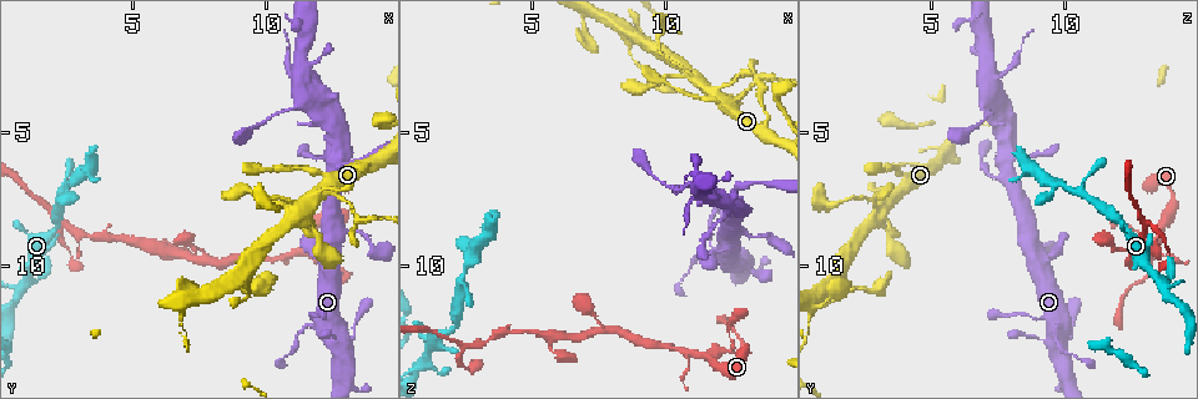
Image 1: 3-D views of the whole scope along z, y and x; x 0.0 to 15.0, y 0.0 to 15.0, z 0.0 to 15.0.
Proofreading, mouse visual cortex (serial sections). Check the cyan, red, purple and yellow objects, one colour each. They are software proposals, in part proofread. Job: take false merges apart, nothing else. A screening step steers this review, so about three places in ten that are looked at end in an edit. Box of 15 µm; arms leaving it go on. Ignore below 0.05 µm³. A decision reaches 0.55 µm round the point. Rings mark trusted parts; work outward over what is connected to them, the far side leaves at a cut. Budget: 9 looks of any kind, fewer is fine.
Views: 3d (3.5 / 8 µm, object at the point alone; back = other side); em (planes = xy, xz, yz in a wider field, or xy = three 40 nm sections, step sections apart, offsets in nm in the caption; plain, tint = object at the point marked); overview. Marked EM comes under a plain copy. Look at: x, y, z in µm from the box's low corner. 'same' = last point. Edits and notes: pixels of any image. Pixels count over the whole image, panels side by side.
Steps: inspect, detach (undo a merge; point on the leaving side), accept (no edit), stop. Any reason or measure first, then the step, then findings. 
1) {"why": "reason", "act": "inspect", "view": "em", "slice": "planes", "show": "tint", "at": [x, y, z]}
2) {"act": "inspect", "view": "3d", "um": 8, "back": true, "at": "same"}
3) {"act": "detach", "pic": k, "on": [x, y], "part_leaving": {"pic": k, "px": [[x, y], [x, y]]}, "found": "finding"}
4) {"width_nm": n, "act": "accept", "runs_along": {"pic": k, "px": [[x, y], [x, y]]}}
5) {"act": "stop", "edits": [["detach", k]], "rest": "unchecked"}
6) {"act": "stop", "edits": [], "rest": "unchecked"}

{"why": "narrows sharply", "act": "inspect", "view": "3d", "um": 8, "at": [3.2, 8.8, 12.9]}

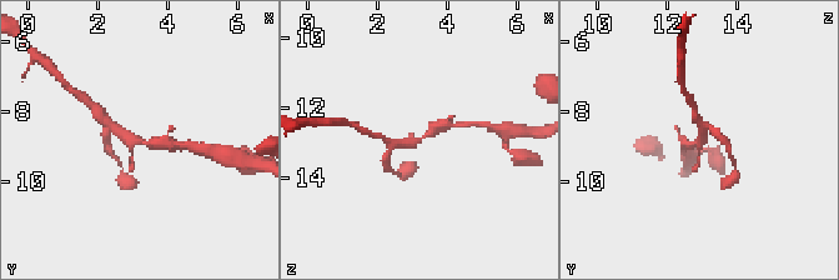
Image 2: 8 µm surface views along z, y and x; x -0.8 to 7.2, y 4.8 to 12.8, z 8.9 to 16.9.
{"act": "inspect", "view": "em", "slice": "xy", "step": 1, "show": "tint", "at": [3.3, 8.9, 12.8]}

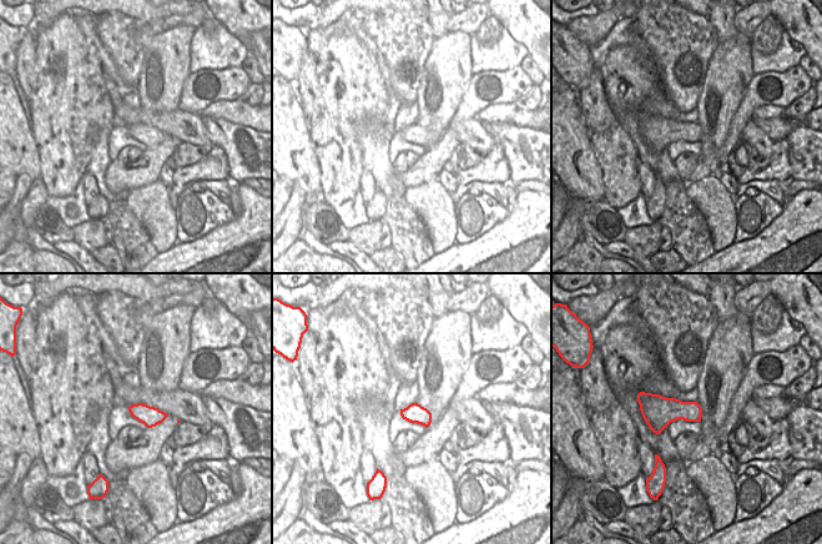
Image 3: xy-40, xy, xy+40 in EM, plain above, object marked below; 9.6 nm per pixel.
{"act": "accept", "runs_along": {"pic": 2, "px": [[176, 145], [131, 140], [112, 126]]}, "found": "continuous, no second cell"}

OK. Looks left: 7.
{"why": "thick turns thin", "act": "inspect", "view": "em", "slice": "planes", "show": "tint", "at": [11.7, 12.0, 9.0]}

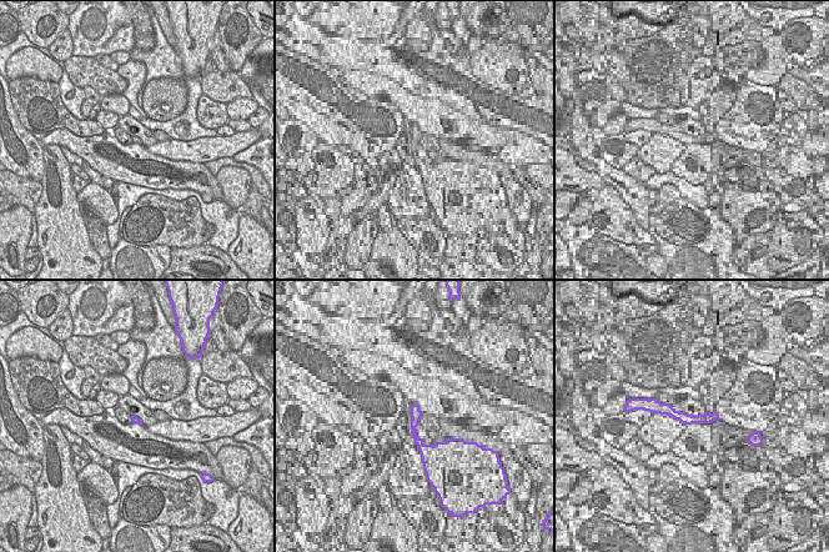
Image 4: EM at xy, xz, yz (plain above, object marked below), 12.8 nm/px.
{"act": "inspect", "view": "3d", "um": 3.5, "at": "same"}

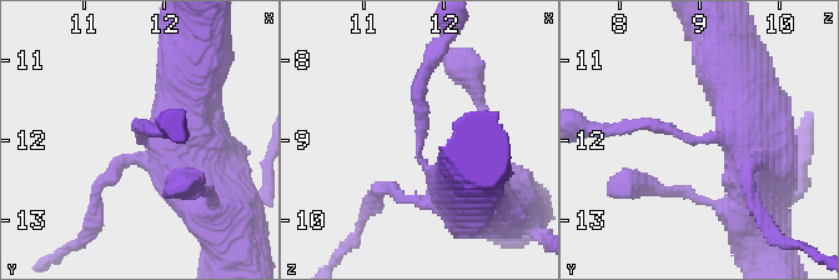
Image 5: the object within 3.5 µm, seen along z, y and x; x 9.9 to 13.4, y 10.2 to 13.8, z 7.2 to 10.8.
{"width_nm": 100, "act": "accept", "runs_along": {"pic": 5, "px": [[461, 183], [418, 158], [430, 61]]}, "found": "continuous, no second cell"}

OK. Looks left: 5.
{"why": "calibre changes", "act": "inspect", "view": "3d", "um": 3.5, "at": [11.3, 7.9, 3.1]}

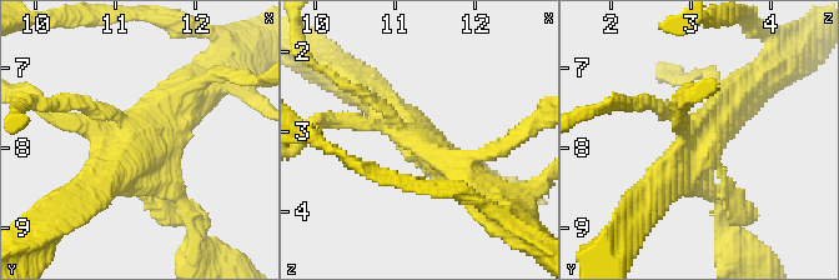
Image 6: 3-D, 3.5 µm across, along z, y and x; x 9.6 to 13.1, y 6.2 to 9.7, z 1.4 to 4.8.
{"act": "inspect", "view": "em", "slice": "xy", "step": 1, "show": "tint", "at": [11.35, 7.95, 3.10]}

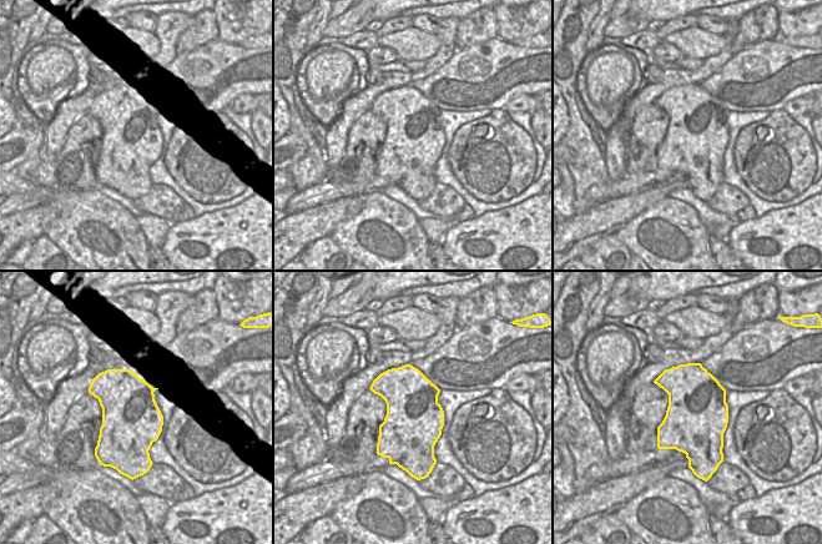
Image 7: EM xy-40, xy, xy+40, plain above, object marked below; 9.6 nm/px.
{"act": "accept", "runs_along": {"pic": 6, "px": [[197, 89], [94, 193]]}, "found": "continuous, no second cell"}

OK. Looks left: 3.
{"why": "sharp bend", "act": "inspect", "view": "3d", "um": 3.5, "at": [13.5, 8.2, 2.9]}

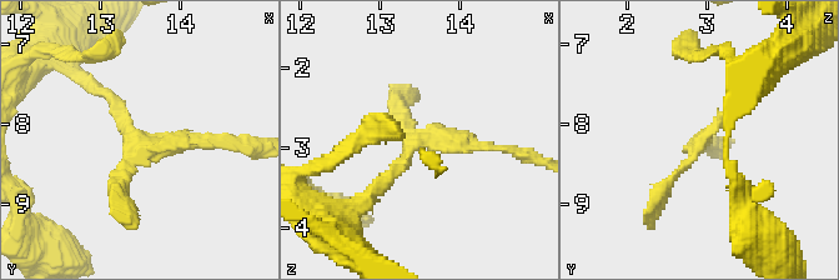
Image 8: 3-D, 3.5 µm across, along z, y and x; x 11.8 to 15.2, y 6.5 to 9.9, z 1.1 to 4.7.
{"act": "inspect", "view": "em", "slice": "xy", "step": 5, "show": "tint", "at": [13.50, 8.20, 2.90]}

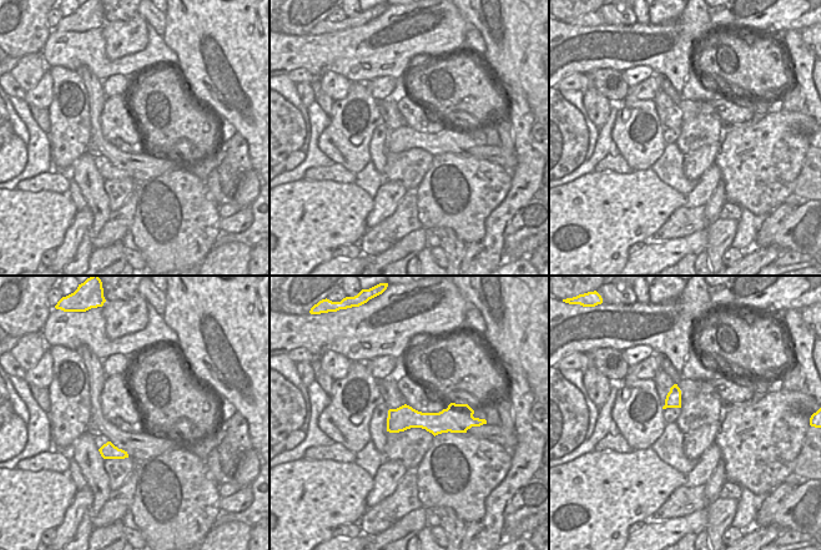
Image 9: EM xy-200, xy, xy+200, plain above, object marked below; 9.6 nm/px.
{"act": "inspect", "view": "em", "slice": "xy", "step": 3, "show": "tint", "at": "same"}

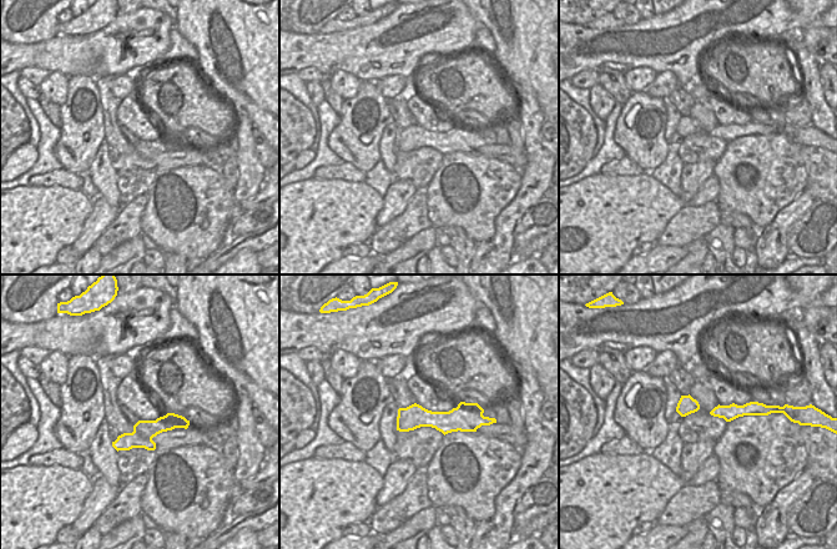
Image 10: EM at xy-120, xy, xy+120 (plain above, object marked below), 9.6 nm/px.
{"act": "accept", "runs_along": {"pic": 8, "px": [[98, 89], [140, 143], [221, 143]]}, "found": "all the same cell"}

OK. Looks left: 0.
{"act": "stop", "edits": [], "rest": "unchecked"}

